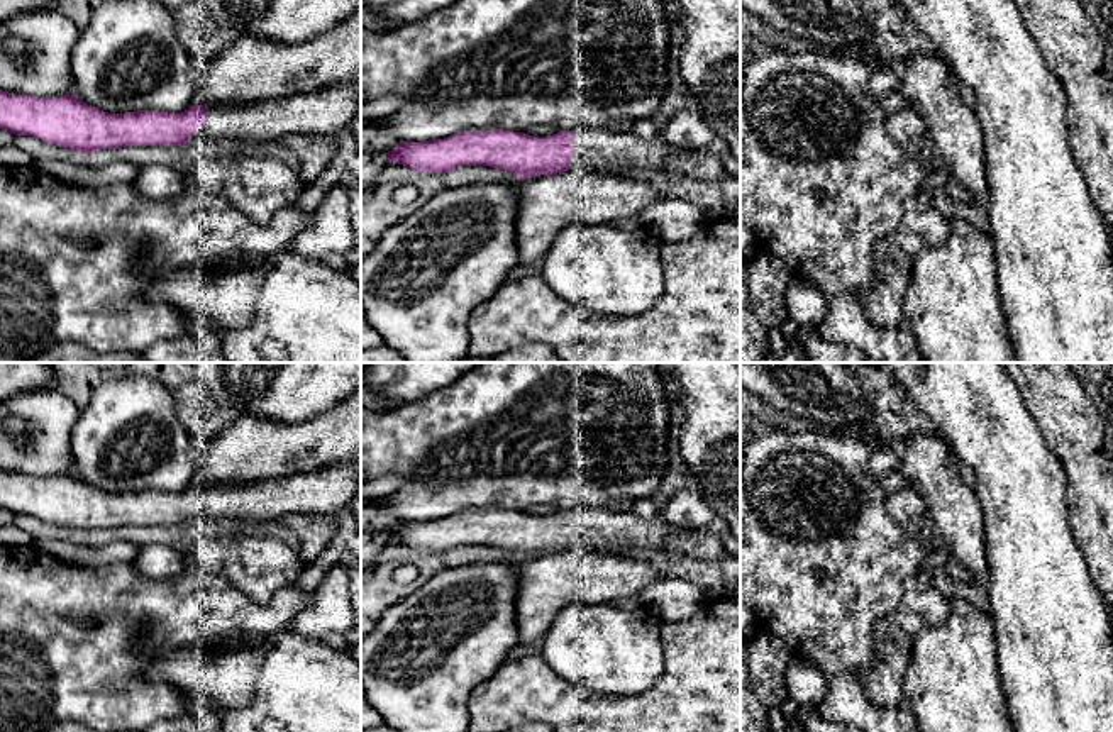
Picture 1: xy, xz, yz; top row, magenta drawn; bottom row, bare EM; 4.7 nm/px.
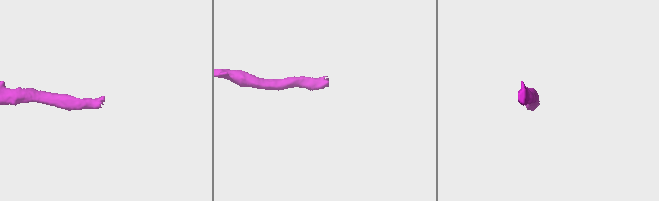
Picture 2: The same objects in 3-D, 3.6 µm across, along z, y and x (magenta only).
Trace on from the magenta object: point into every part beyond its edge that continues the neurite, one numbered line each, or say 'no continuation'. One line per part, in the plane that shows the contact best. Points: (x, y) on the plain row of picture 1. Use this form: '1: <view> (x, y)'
1: xy (326, 492)

